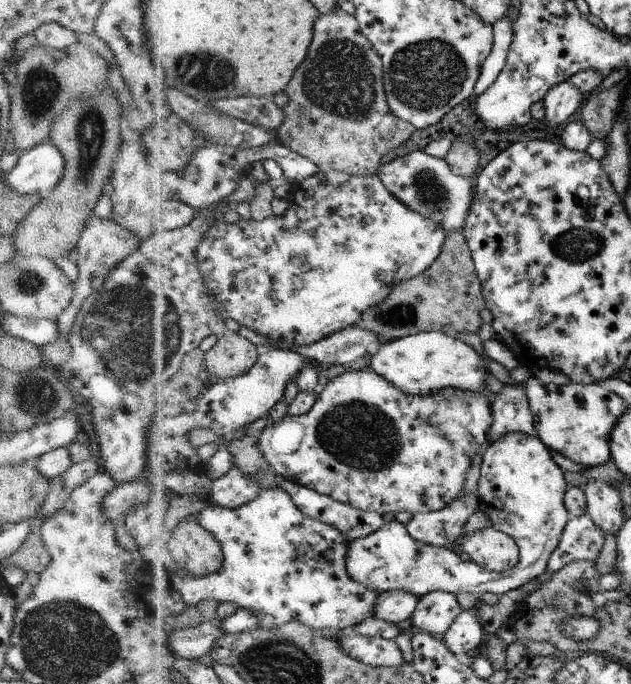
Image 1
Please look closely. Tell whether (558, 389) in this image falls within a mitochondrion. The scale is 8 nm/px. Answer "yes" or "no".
no

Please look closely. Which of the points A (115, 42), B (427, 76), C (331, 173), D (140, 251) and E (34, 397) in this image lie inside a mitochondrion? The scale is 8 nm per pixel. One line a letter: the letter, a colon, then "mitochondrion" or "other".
A: other
B: mitochondrion
C: other
D: other
E: mitochondrion

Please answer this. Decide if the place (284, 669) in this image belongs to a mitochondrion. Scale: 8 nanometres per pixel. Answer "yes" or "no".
yes

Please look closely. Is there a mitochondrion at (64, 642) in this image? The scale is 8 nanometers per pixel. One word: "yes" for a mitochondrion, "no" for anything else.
yes

